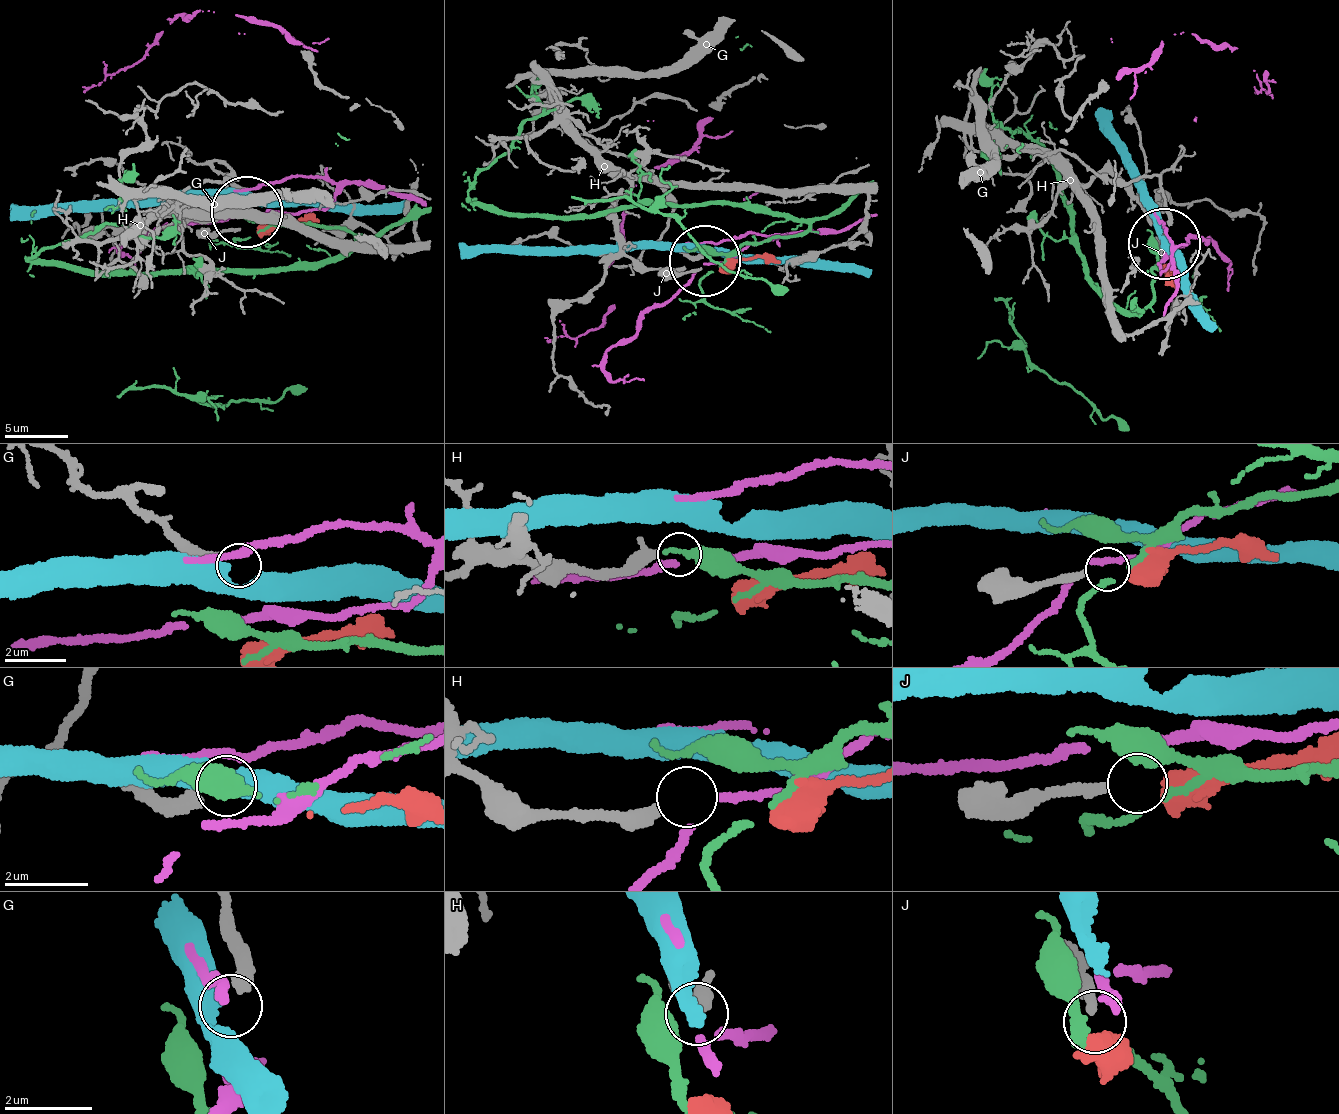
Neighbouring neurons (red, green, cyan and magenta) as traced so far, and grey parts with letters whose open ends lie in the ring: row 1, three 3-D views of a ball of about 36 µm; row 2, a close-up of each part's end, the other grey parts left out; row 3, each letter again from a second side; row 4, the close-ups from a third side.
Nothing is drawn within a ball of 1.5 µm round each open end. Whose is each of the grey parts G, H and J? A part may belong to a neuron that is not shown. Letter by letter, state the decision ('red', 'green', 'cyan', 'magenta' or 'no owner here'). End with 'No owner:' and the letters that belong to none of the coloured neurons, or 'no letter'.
G: no owner here
H: no owner here
J: red
No owner: G, H

